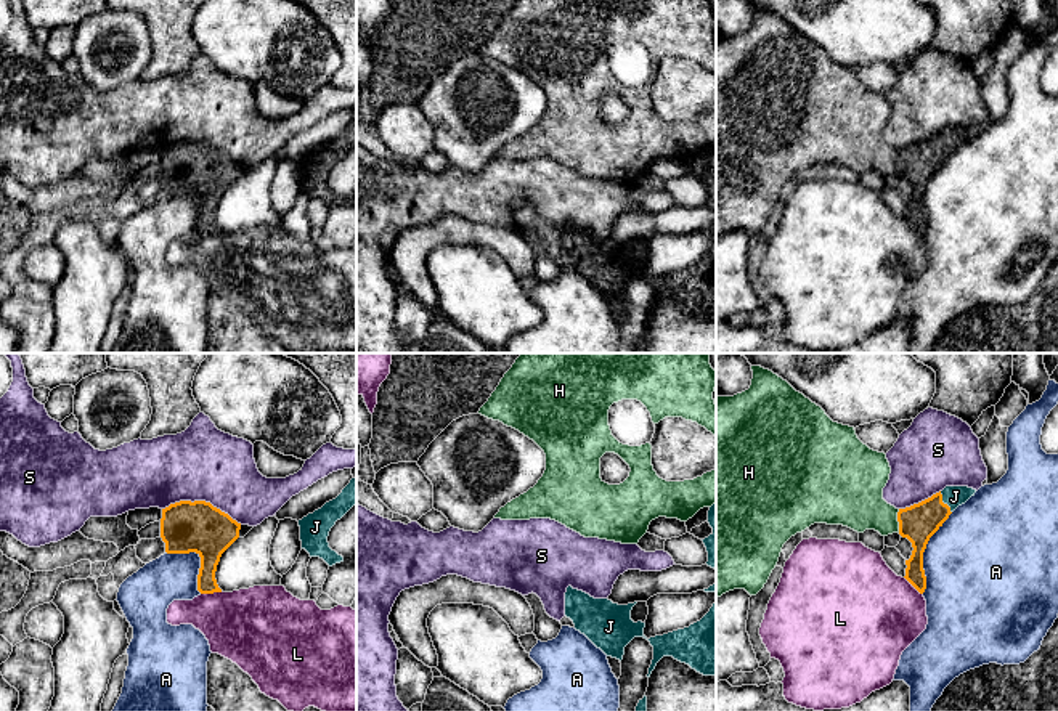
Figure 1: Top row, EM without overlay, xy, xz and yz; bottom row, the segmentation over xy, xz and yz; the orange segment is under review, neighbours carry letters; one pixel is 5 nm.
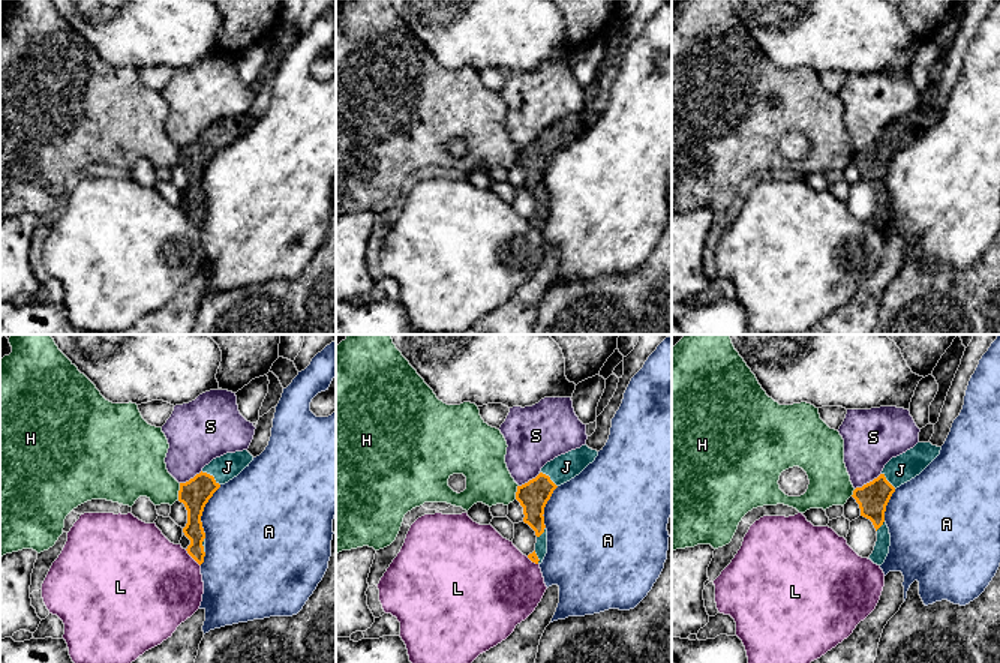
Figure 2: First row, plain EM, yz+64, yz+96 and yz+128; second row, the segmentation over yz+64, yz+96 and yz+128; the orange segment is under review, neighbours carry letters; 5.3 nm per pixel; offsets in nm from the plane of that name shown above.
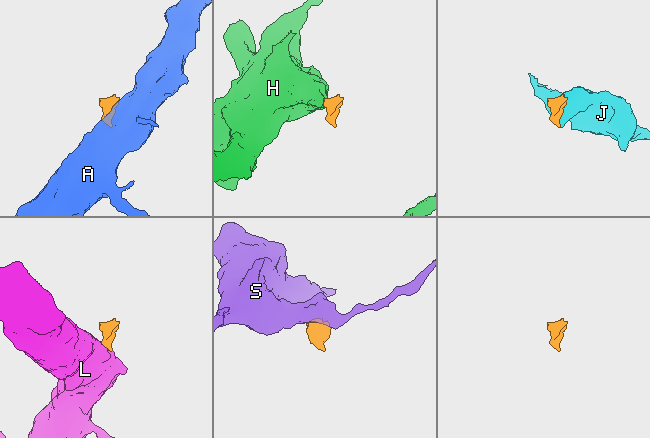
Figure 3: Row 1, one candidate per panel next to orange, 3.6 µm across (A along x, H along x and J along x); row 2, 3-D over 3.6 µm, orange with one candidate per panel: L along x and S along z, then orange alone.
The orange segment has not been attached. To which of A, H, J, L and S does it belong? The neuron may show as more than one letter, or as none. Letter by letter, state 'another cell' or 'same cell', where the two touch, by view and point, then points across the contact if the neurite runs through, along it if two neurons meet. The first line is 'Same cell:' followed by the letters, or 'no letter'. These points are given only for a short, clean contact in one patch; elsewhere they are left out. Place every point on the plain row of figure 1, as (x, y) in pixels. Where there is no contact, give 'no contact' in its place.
Same cell: J
A: another cell; meets orange in yz at (923, 191)
H: another cell; meets orange in yz at (898, 161); border along yz (899, 150), (898, 172)
J: same cell; meets orange in yz at (943, 143)
L: another cell; meets orange in xy at (211, 233); border along xy (222, 231), (201, 235)
S: another cell; meets orange in xy at (203, 142); border along xy (162, 148), (180, 142), (209, 142), (241, 164)

